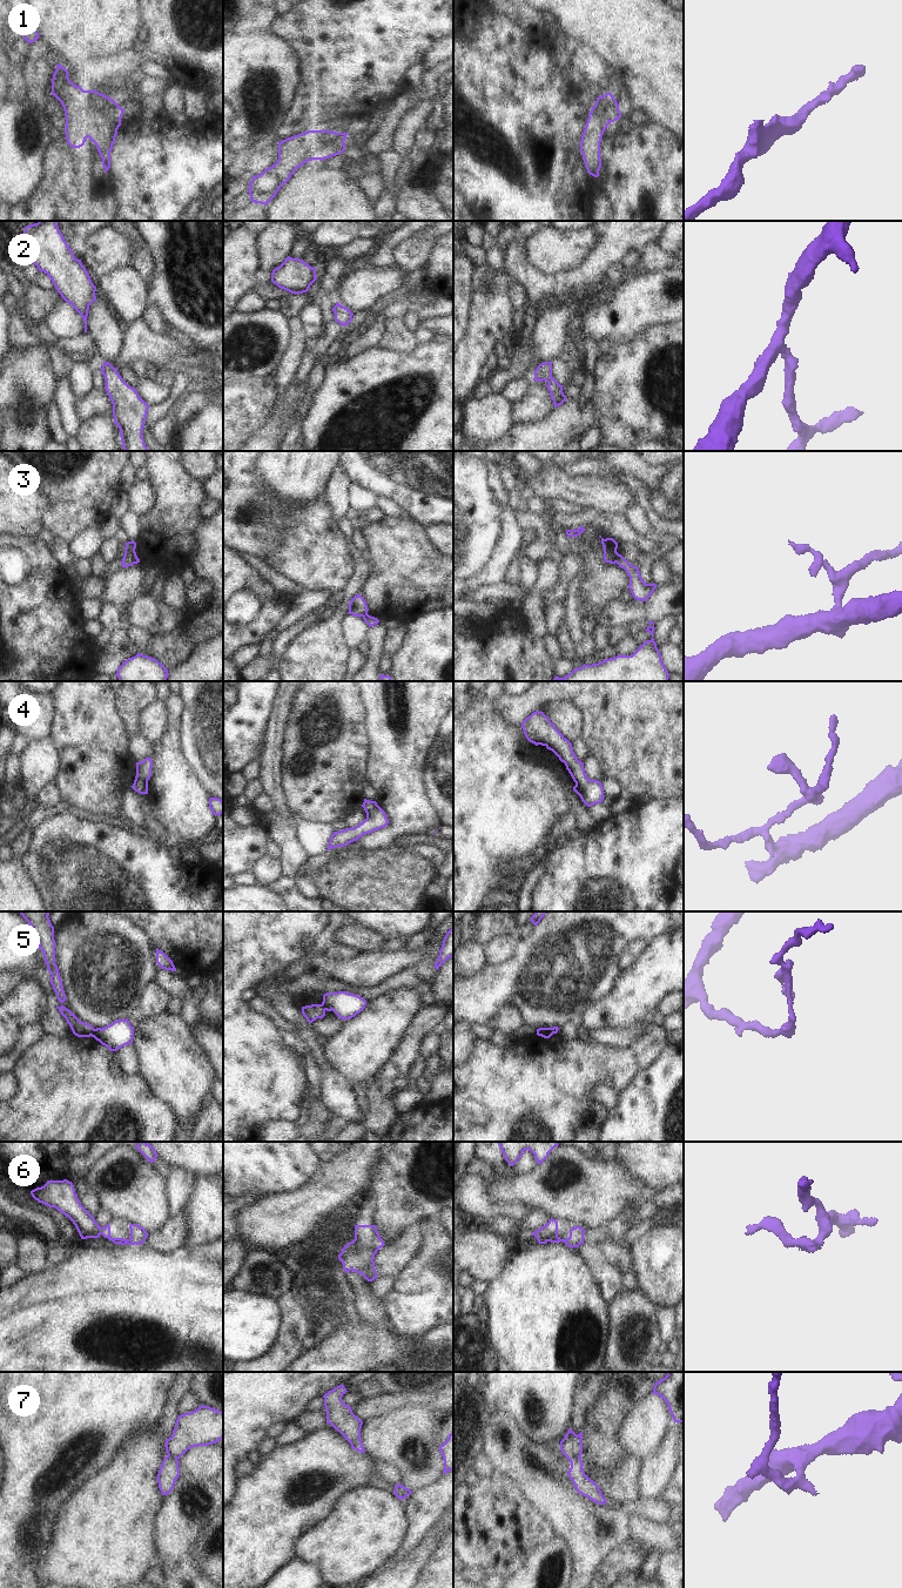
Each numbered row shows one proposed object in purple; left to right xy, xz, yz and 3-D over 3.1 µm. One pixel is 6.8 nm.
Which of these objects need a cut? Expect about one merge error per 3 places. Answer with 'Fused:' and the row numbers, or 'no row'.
Fused: 3, 5, 7.

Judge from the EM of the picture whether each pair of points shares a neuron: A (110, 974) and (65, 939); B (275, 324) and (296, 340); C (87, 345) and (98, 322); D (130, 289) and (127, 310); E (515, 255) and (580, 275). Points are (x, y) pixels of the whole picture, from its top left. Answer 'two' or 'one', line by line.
A: one
B: two
C: two
D: one
E: one

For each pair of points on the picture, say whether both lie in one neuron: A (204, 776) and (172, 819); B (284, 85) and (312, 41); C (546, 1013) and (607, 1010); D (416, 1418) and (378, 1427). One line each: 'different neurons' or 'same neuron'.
A: different neurons
B: different neurons
C: different neurons
D: same neuron

